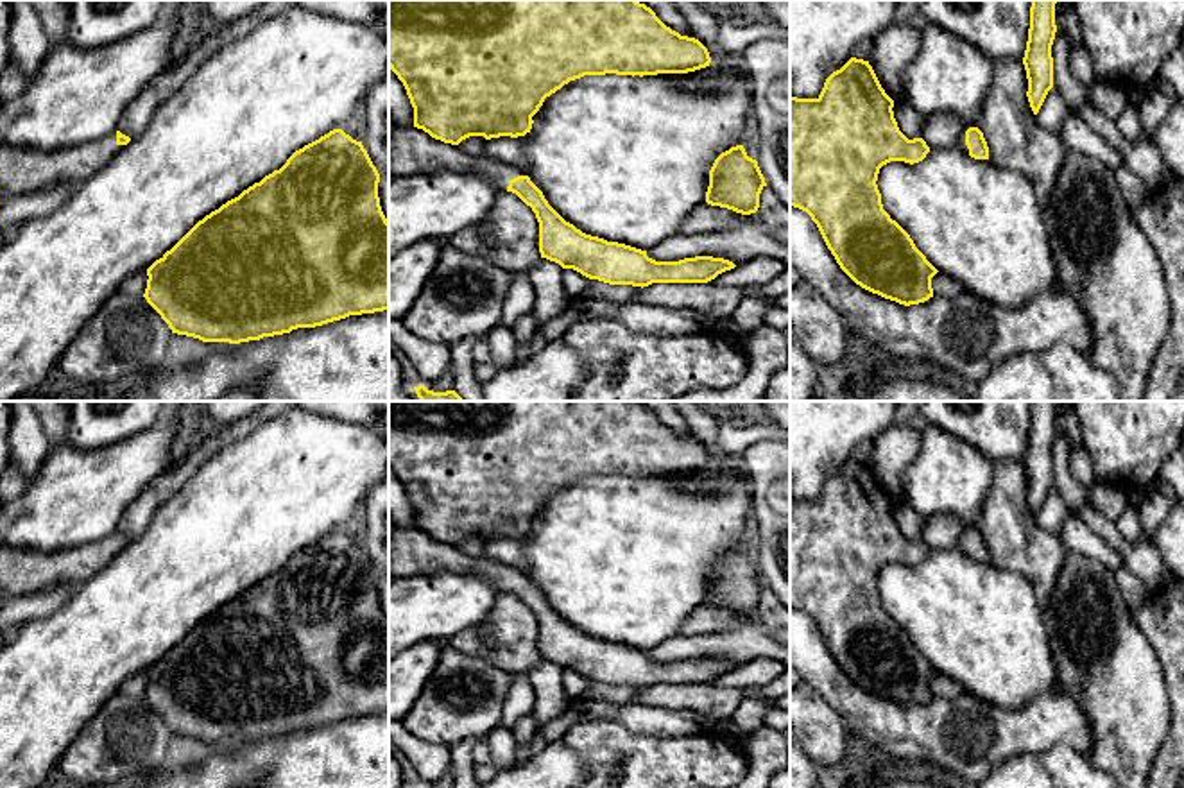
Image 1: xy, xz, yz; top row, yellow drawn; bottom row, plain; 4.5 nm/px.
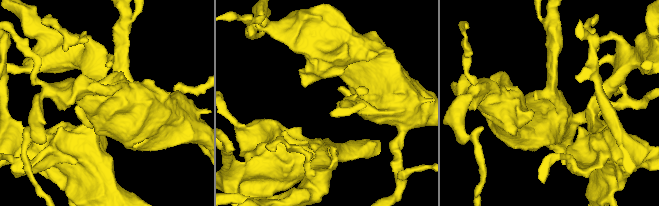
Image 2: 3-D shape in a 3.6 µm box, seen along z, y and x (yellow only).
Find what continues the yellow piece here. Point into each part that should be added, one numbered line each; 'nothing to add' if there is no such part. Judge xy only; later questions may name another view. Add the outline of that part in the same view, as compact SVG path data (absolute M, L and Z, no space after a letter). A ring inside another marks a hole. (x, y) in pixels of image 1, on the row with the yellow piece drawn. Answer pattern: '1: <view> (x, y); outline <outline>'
1: xy (22, 169); outline M116 131L95 141L52 152L0 143L0 197L38 192L63 179L77 188L122 147L116 143Z

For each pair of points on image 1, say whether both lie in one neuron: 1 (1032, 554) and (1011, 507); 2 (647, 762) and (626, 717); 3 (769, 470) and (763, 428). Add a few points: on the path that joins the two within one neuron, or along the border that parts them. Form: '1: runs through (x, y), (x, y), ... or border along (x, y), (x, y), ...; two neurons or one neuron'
1: runs through (1021, 543), (1011, 531), (1011, 518); one neuron
2: border along (592, 720), (617, 720), (645, 735), (674, 736); two neurons
3: border along (771, 439), (753, 443), (740, 457); two neurons

